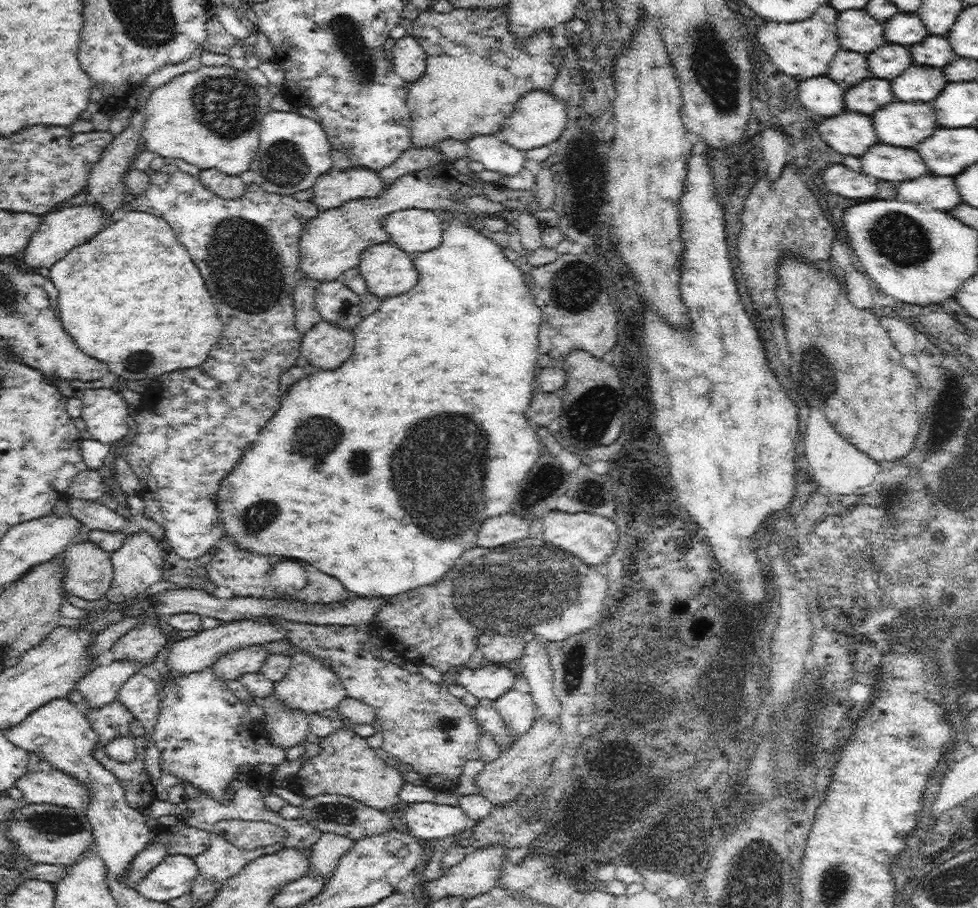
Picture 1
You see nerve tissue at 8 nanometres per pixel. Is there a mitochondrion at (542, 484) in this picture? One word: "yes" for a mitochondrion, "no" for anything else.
yes

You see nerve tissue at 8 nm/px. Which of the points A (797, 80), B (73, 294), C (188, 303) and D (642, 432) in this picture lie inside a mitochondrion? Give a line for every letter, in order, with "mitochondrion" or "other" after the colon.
A: other
B: other
C: other
D: other

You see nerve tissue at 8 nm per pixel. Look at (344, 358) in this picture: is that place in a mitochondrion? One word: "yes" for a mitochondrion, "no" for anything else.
no

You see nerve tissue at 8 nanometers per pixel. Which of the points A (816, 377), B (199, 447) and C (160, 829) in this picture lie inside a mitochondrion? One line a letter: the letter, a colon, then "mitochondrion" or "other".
A: mitochondrion
B: other
C: other

